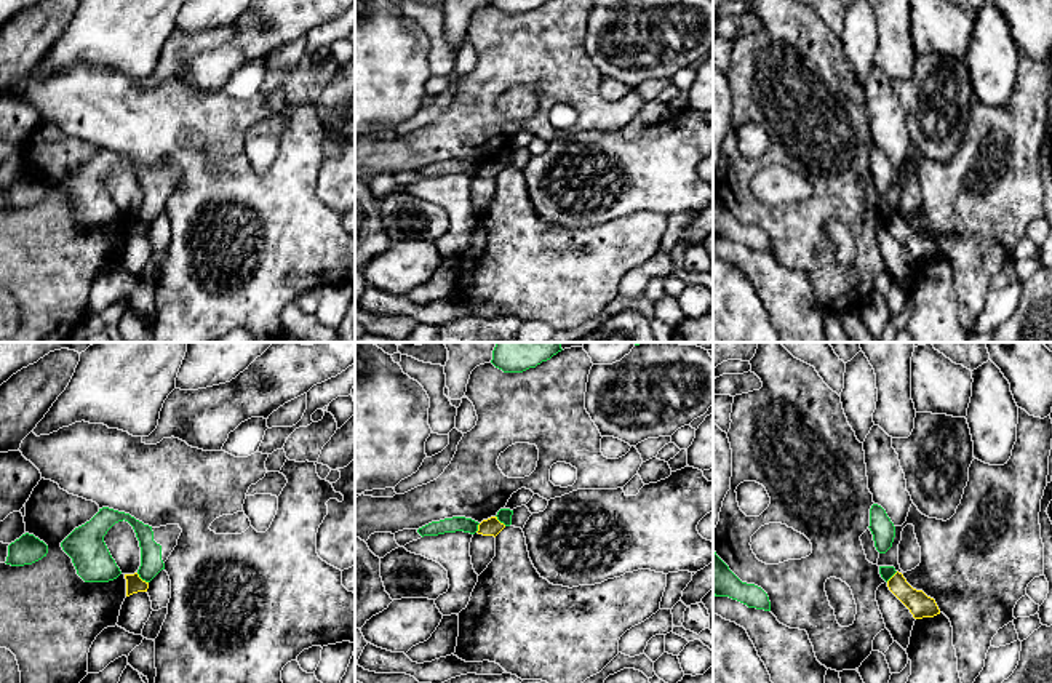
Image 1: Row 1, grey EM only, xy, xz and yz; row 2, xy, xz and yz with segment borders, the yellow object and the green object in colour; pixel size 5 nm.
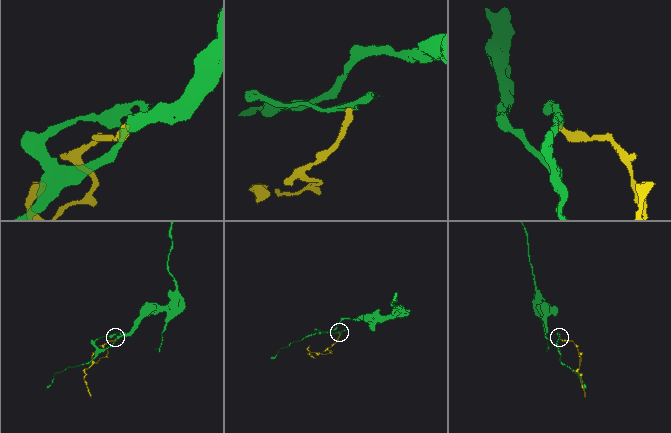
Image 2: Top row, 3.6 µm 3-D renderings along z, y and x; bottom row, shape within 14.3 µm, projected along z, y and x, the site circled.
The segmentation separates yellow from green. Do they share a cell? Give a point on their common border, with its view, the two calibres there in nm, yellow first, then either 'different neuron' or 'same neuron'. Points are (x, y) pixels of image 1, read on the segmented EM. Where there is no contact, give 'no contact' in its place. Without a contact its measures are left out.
xy (141, 579) | 90/190 nm | different neuron

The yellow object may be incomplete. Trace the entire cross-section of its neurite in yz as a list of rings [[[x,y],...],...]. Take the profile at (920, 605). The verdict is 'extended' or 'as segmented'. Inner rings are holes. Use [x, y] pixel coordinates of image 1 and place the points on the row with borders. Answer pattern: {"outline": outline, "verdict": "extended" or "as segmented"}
{"outline": [[[897,571],[887,581],[887,587],[910,609],[915,619],[940,614],[935,600],[927,597],[922,590],[913,589],[902,573]]], "verdict": "as segmented"}

